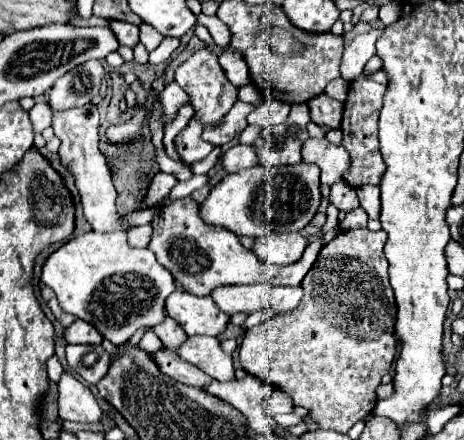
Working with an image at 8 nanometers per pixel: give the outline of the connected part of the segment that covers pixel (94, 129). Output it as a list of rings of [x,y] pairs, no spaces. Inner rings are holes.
[[[85,104],[81,108],[71,108],[65,112],[53,112],[53,130],[61,138],[59,156],[67,164],[67,168],[73,172],[83,212],[87,222],[95,232],[115,232],[115,230],[131,230],[131,224],[125,222],[125,216],[115,210],[113,200],[113,184],[111,184],[111,170],[107,166],[105,156],[99,150],[99,112],[95,104]]]

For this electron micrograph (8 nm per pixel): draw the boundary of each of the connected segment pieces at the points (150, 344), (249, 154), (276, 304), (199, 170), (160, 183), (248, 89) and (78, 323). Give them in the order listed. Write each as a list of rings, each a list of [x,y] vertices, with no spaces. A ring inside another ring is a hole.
[[[152,330],[145,332],[138,345],[149,353],[154,353],[163,347],[161,340]]]
[[[237,144],[233,148],[229,148],[223,158],[221,158],[223,170],[227,170],[229,174],[233,174],[235,170],[245,170],[245,168],[253,168],[255,164],[259,164],[255,150],[247,144]]]
[[[275,286],[269,296],[269,306],[279,314],[293,310],[303,296],[301,286]]]
[[[217,146],[217,148],[213,148],[213,150],[211,150],[211,154],[209,154],[203,162],[191,164],[189,168],[191,168],[191,172],[193,172],[193,174],[207,174],[207,172],[215,166],[215,162],[219,160],[219,156],[221,156],[221,148]]]
[[[159,172],[159,174],[153,178],[153,182],[151,182],[149,190],[147,190],[147,198],[145,198],[147,208],[149,208],[149,206],[155,206],[159,200],[163,200],[163,198],[171,192],[171,188],[173,188],[175,184],[177,184],[177,180],[175,180],[173,174]]]
[[[250,83],[239,89],[238,98],[246,103],[255,104],[261,98],[258,88]]]
[[[75,320],[65,330],[65,340],[67,344],[101,344],[103,342],[99,332],[95,332],[95,328],[91,328],[91,324],[83,320]]]

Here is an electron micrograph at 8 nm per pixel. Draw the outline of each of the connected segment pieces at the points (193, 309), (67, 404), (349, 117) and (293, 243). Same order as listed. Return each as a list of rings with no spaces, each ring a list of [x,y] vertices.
[[[175,290],[167,298],[167,314],[185,330],[187,336],[219,336],[229,324],[229,316],[221,312],[209,296],[201,298],[185,290]]]
[[[63,372],[59,380],[59,418],[71,422],[99,422],[101,408],[91,390],[71,374]]]
[[[379,68],[375,74],[369,74],[369,76],[367,74],[357,76],[349,86],[343,120],[341,120],[341,132],[343,132],[341,146],[351,156],[351,166],[345,170],[343,180],[353,188],[361,188],[365,184],[379,184],[379,180],[383,176],[385,164],[383,164],[383,158],[379,152],[377,120],[379,120],[379,112],[383,106],[385,90],[387,90],[387,74],[383,68]]]
[[[271,232],[271,234],[263,236],[263,238],[257,238],[252,249],[248,250],[253,250],[259,258],[263,258],[269,264],[279,264],[281,266],[281,264],[293,264],[293,262],[297,262],[301,258],[305,246],[307,246],[307,240],[299,232],[285,232],[285,234]]]

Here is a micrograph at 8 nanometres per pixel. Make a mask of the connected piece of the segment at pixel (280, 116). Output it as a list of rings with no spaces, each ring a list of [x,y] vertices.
[[[269,98],[253,114],[249,114],[247,120],[249,120],[249,124],[255,124],[255,126],[261,126],[261,128],[273,128],[273,126],[281,124],[283,120],[287,120],[289,108],[291,108],[291,104]]]

